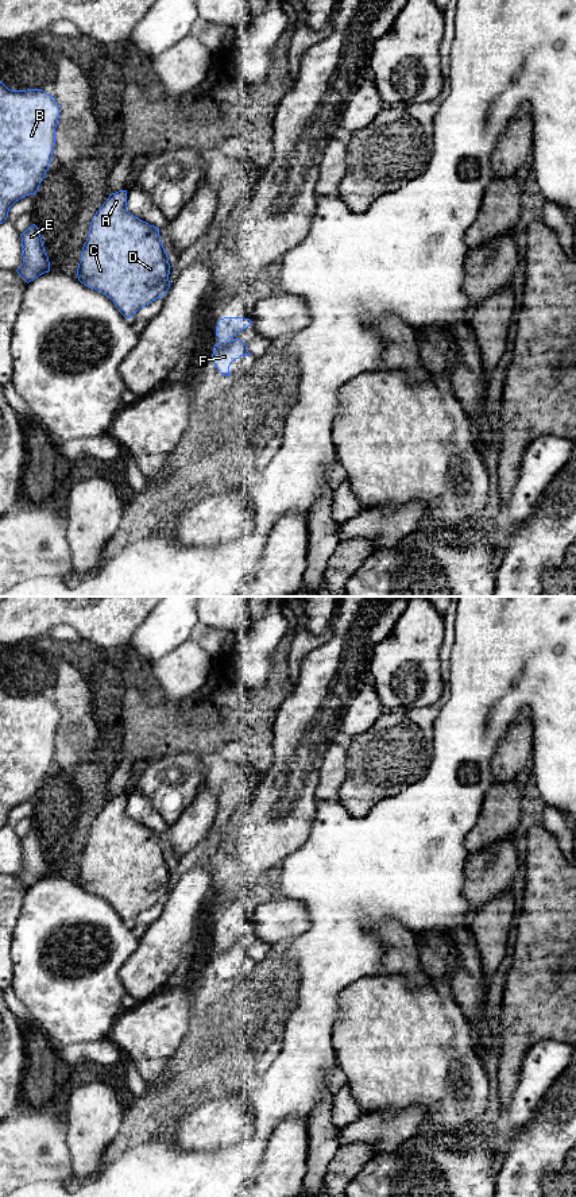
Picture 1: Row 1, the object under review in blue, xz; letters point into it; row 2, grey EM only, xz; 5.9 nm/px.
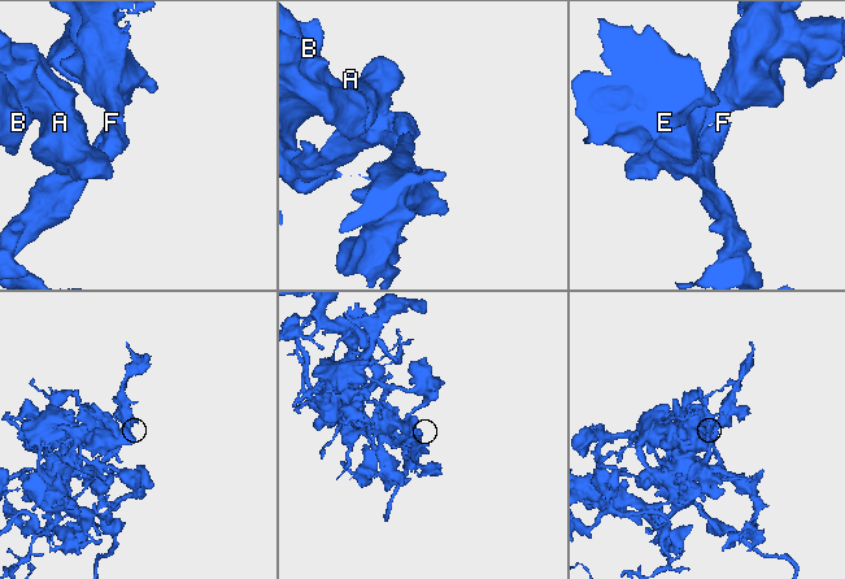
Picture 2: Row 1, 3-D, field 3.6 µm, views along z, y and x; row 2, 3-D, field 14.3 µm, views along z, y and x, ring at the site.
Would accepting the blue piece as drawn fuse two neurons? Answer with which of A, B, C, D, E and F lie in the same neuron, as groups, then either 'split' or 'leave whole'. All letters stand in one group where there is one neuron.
groups A B C D E / F; split

